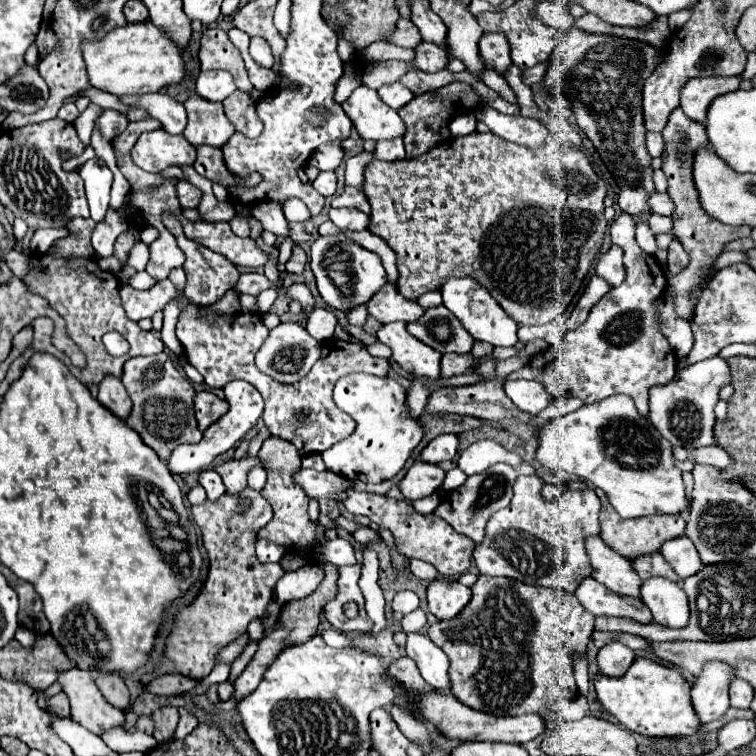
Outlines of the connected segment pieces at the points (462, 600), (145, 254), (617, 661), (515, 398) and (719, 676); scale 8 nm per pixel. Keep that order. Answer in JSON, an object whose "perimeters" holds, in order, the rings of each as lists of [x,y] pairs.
{"perimeters":[[[[439,577],[429,583],[427,587],[427,599],[431,613],[441,619],[453,619],[459,615],[459,611],[469,603],[471,589],[461,585],[457,579],[445,579]]],[[[137,241],[129,253],[129,265],[135,267],[137,271],[143,271],[147,265],[147,259],[149,259],[149,247],[145,243]]],[[[621,643],[605,645],[597,655],[599,671],[607,677],[623,677],[633,661],[635,661],[635,653]]],[[[505,381],[503,391],[521,411],[531,415],[539,415],[553,399],[537,381]]],[[[707,661],[697,677],[691,699],[703,723],[715,721],[729,709],[729,685],[735,679],[733,667],[723,661]]]]}

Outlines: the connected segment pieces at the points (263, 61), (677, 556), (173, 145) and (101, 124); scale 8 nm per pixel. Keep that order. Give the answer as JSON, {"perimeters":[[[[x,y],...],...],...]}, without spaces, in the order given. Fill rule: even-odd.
{"perimeters":[[[[253,37],[253,39],[251,39],[249,53],[251,53],[251,57],[253,57],[259,65],[263,65],[263,67],[267,67],[267,69],[273,67],[273,61],[275,61],[275,59],[273,59],[273,55],[271,55],[269,43],[267,43],[263,37]]],[[[687,537],[665,543],[665,547],[661,549],[661,555],[665,557],[665,561],[673,567],[673,571],[681,579],[695,575],[703,567],[697,549],[693,547],[693,543]]],[[[163,129],[143,133],[131,149],[133,163],[147,173],[161,173],[167,167],[185,167],[195,163],[195,147],[185,143],[183,135],[171,135]]],[[[109,109],[109,111],[105,111],[105,113],[95,121],[95,125],[97,125],[99,131],[111,141],[111,139],[115,139],[121,131],[125,131],[127,119],[125,119],[123,113]]]]}

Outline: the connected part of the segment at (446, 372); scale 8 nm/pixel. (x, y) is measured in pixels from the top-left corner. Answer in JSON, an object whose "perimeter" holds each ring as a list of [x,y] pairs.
{"perimeter":[[[443,355],[441,357],[441,371],[443,377],[453,377],[453,375],[463,375],[469,369],[473,369],[475,357],[469,355]]]}

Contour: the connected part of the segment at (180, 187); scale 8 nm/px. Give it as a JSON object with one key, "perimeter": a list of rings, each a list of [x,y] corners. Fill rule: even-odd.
{"perimeter":[[[179,181],[177,183],[177,197],[179,197],[183,209],[197,209],[203,193],[195,185],[191,185],[189,181]]]}

